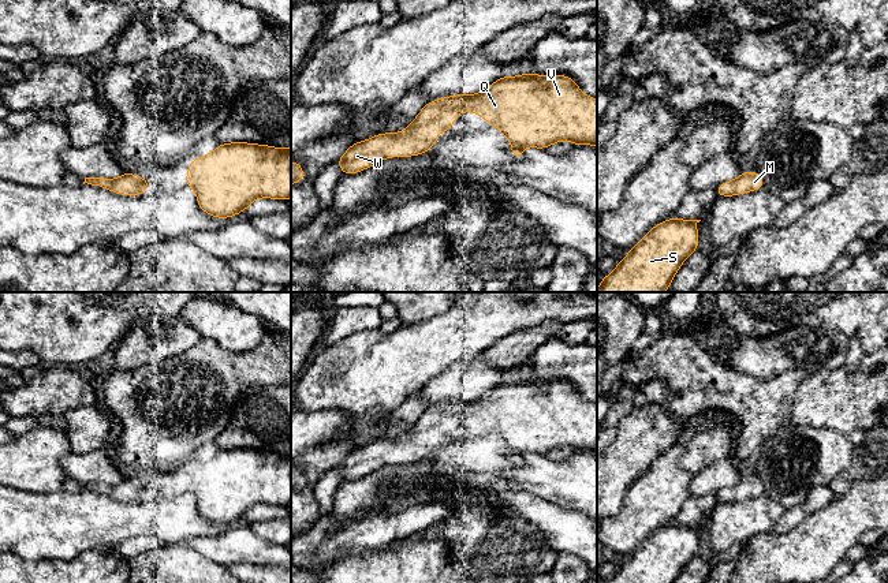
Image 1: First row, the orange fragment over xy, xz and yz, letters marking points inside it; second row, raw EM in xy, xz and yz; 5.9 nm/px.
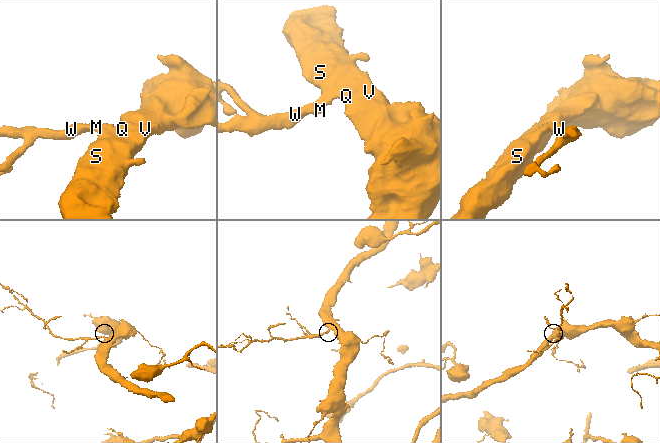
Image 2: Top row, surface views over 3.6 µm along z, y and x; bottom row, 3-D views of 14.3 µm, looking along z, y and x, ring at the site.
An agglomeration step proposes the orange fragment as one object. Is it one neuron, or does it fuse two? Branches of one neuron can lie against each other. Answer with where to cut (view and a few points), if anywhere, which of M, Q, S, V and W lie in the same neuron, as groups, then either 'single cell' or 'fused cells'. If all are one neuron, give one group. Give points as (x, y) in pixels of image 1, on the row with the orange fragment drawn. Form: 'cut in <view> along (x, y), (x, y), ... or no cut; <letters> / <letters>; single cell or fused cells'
no cut; M Q S V W; single cell

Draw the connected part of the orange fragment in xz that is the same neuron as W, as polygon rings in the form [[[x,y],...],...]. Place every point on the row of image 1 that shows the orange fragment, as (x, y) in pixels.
[[[536,72],[521,74],[516,76],[501,76],[490,83],[485,90],[477,94],[455,94],[444,98],[433,100],[421,109],[414,117],[413,123],[395,134],[381,132],[366,141],[354,142],[346,153],[335,162],[339,164],[342,175],[354,175],[359,171],[365,171],[384,158],[393,158],[396,156],[414,157],[418,154],[426,154],[429,149],[436,143],[441,131],[449,131],[454,126],[459,112],[473,112],[480,117],[484,117],[488,126],[497,127],[503,135],[512,145],[511,156],[515,160],[522,160],[523,147],[548,149],[551,145],[560,141],[570,141],[574,145],[593,145],[597,147],[597,100],[585,96],[578,83],[566,75],[555,74],[551,76],[541,76]]]

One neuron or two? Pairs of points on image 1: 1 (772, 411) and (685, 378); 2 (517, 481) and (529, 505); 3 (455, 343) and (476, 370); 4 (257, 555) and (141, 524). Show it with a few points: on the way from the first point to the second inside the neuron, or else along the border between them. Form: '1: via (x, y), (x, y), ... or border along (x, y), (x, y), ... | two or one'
1: via (750, 400), (743, 396), (706, 396) | one
2: border along (500, 479), (514, 489), (526, 490), (549, 503) | two
3: border along (480, 352), (472, 358), (458, 361), (439, 374) | two
4: border along (228, 530), (216, 535), (201, 535), (186, 544) | two

